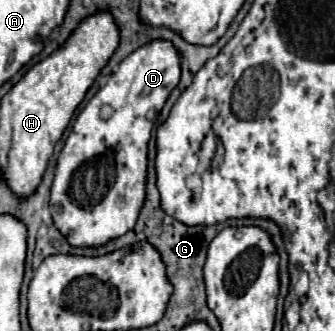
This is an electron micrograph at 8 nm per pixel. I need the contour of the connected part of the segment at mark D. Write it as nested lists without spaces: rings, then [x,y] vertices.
[[[156,40],[150,42],[130,56],[126,56],[118,70],[110,76],[106,86],[96,92],[96,96],[78,114],[76,124],[58,156],[56,176],[52,184],[52,220],[54,226],[66,236],[68,244],[74,248],[100,248],[112,238],[124,236],[134,228],[138,212],[144,204],[146,188],[146,164],[148,164],[148,142],[152,136],[152,124],[146,124],[146,114],[150,110],[160,110],[168,94],[180,82],[180,56],[170,42]]]

